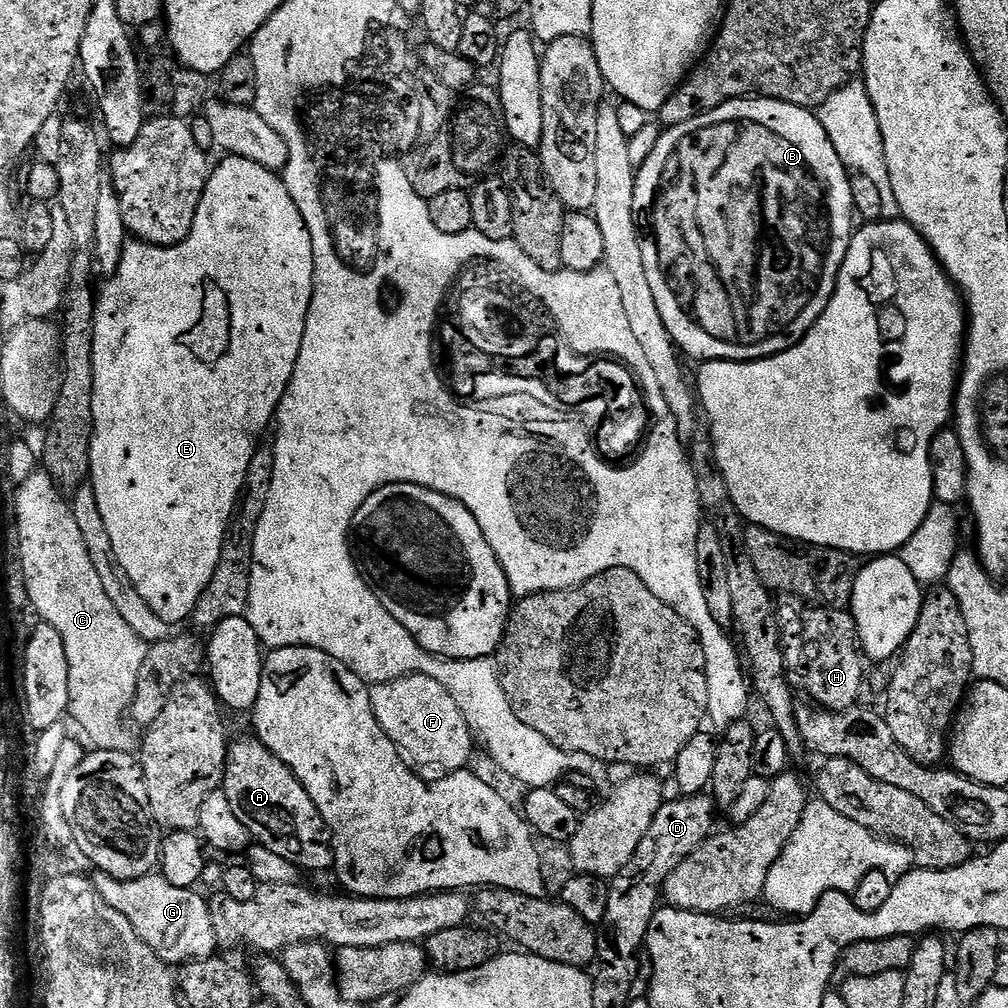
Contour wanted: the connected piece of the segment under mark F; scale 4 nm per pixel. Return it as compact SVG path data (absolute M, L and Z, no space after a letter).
M429 676L394 678L394 682L371 685L370 702L374 718L378 718L384 733L395 742L401 753L410 757L413 765L437 768L440 774L458 772L469 767L474 733L458 702L454 702L450 690L446 690L442 682L434 682L434 678Z

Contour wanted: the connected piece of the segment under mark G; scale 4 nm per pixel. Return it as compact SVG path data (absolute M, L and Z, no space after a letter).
M96 872L91 877L92 885L134 926L134 934L154 950L154 954L165 964L169 966L180 966L190 960L201 960L207 956L213 955L217 951L216 935L214 934L214 922L212 921L212 909L207 899L203 900L199 896L199 891L182 886L170 886L166 878L159 874L149 874L138 878L137 880L119 880L105 872Z

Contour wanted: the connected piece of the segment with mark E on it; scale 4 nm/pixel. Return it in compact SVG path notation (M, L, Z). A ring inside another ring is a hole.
M228 156L224 158L224 161L217 168L215 165L211 169L208 185L202 194L202 202L198 206L198 214L194 218L192 233L181 244L169 244L167 246L145 244L144 241L135 238L129 239L128 243L124 245L124 253L118 262L118 270L112 276L107 277L103 281L104 285L98 288L98 295L95 297L96 309L94 310L94 402L92 403L90 483L92 489L96 491L98 511L102 513L102 518L106 521L106 531L110 533L110 543L114 546L114 554L118 558L122 570L126 570L130 582L134 582L134 590L138 590L138 594L142 594L142 598L146 598L146 602L150 605L150 610L154 610L154 614L158 614L158 618L162 618L162 622L166 622L170 626L176 626L176 624L182 623L183 620L187 621L191 617L202 590L206 590L206 586L218 566L218 558L222 550L224 535L228 529L228 523L232 517L238 494L244 485L246 470L250 466L252 456L256 452L258 445L261 443L260 435L267 428L269 431L276 415L276 410L286 394L288 384L292 381L294 366L298 362L298 350L302 350L302 334L306 330L306 314L310 310L310 302L312 301L313 282L314 246L310 242L310 230L306 226L302 214L298 214L298 206L294 206L283 179L277 173L271 172L270 169L258 166L258 162L247 160L241 156Z

